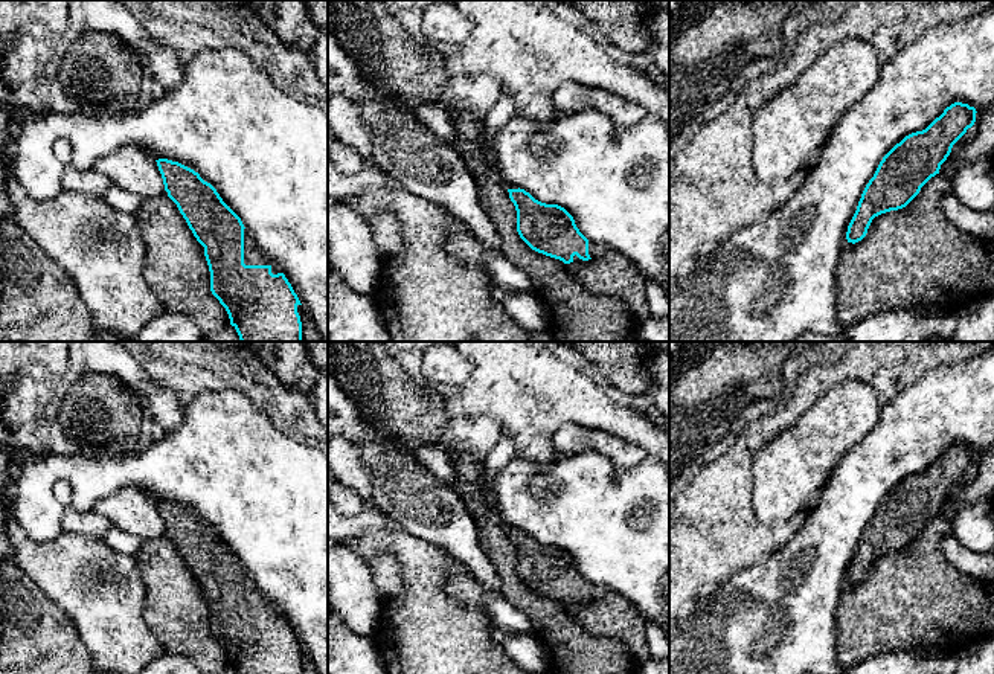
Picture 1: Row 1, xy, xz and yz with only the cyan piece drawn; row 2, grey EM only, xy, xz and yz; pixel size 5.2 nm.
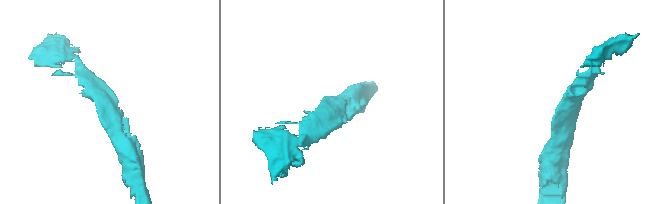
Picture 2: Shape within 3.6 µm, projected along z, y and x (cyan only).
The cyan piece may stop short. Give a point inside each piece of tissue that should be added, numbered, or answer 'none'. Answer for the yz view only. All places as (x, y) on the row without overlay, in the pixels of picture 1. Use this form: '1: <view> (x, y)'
none

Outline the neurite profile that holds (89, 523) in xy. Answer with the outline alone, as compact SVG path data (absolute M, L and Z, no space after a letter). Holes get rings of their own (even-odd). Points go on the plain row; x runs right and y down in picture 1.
M70 506L63 515L61 528L63 532L99 538L113 529L114 525L104 515L99 515L93 511L81 512Z

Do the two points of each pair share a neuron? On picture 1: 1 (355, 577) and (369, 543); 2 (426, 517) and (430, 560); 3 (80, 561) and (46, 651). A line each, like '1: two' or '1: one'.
1: two
2: two
3: two

